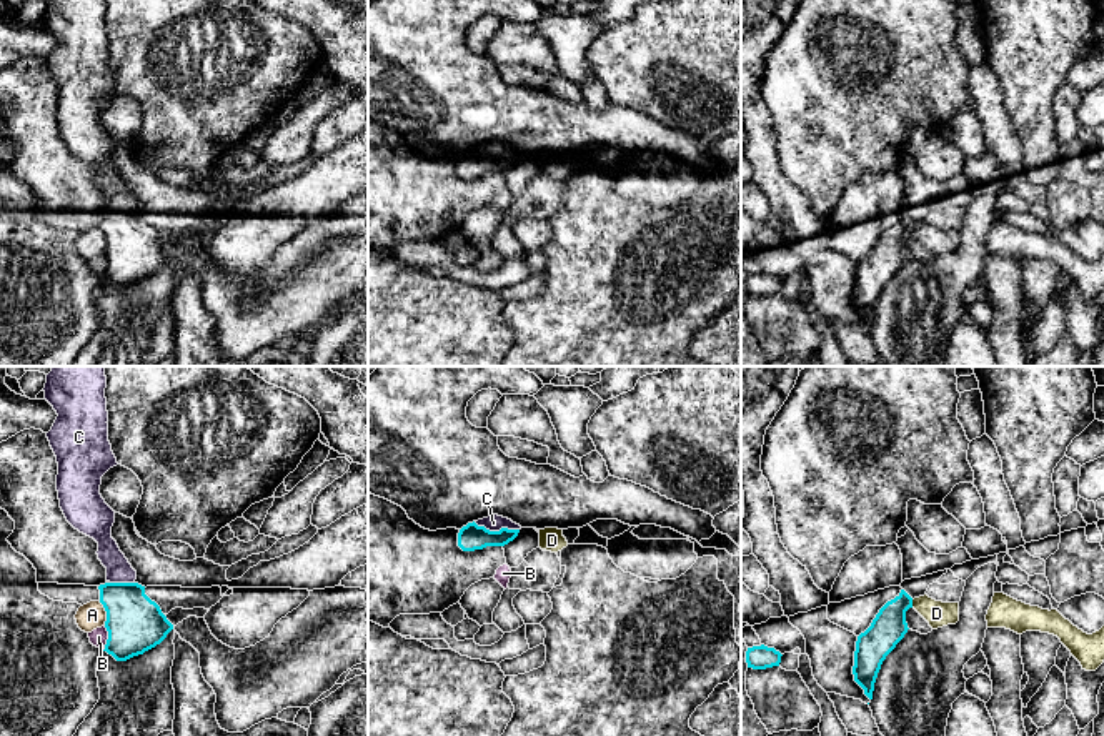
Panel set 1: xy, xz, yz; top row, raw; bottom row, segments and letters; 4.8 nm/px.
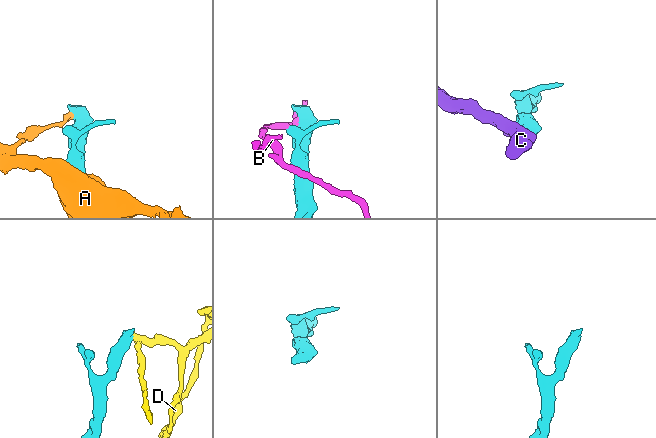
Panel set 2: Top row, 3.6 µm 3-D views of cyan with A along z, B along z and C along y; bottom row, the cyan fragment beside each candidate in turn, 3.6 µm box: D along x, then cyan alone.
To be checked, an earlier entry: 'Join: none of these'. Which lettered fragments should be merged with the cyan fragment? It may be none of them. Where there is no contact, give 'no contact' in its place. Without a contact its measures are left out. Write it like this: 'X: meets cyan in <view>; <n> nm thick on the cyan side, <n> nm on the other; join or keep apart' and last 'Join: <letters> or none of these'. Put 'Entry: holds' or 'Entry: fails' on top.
Entry: fails
A: meets cyan in xy; 280 nm thick on the cyan side, 130 nm on the other; keep apart
B: meets cyan in xy; 280 nm thick on the cyan side, 90 nm on the other; keep apart
C: meets cyan in xz; 130 nm thick on the cyan side, 80 nm on the other; join
D: meets cyan in yz; 170 nm thick on the cyan side, 120 nm on the other; keep apart
Join: C

